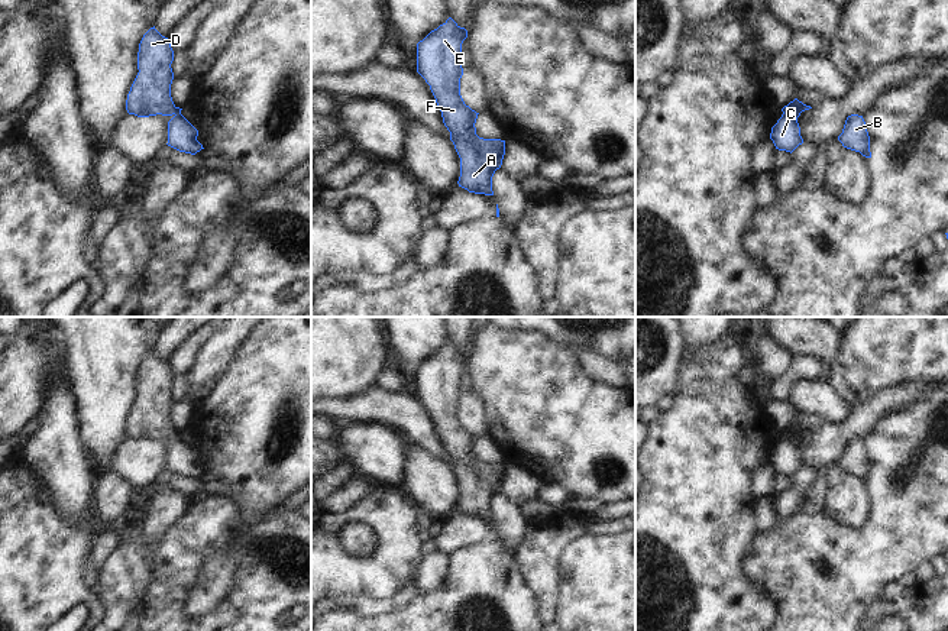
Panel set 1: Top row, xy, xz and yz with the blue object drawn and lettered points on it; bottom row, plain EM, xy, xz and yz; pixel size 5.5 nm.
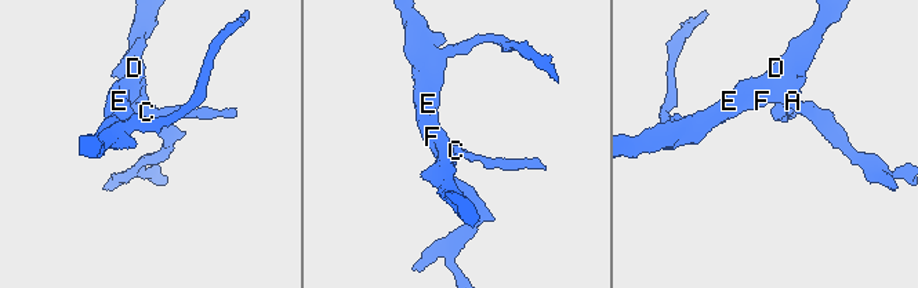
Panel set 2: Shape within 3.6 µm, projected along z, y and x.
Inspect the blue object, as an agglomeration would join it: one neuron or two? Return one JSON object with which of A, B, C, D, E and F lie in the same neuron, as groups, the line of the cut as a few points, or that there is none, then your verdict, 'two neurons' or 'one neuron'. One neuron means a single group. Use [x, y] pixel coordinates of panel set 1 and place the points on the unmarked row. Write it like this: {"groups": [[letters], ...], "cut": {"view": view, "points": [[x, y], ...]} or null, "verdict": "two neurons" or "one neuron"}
{"groups": [["A", "B", "C", "D", "E", "F"]], "cut": null, "verdict": "one neuron"}

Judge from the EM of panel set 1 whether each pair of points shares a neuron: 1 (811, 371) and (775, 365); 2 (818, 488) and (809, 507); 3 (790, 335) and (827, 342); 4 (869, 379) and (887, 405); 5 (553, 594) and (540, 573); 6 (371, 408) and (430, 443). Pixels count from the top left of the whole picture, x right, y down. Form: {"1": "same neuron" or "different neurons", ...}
{"1": "different neurons", "2": "same neuron", "3": "same neuron", "4": "different neurons", "5": "same neuron", "6": "same neuron"}

